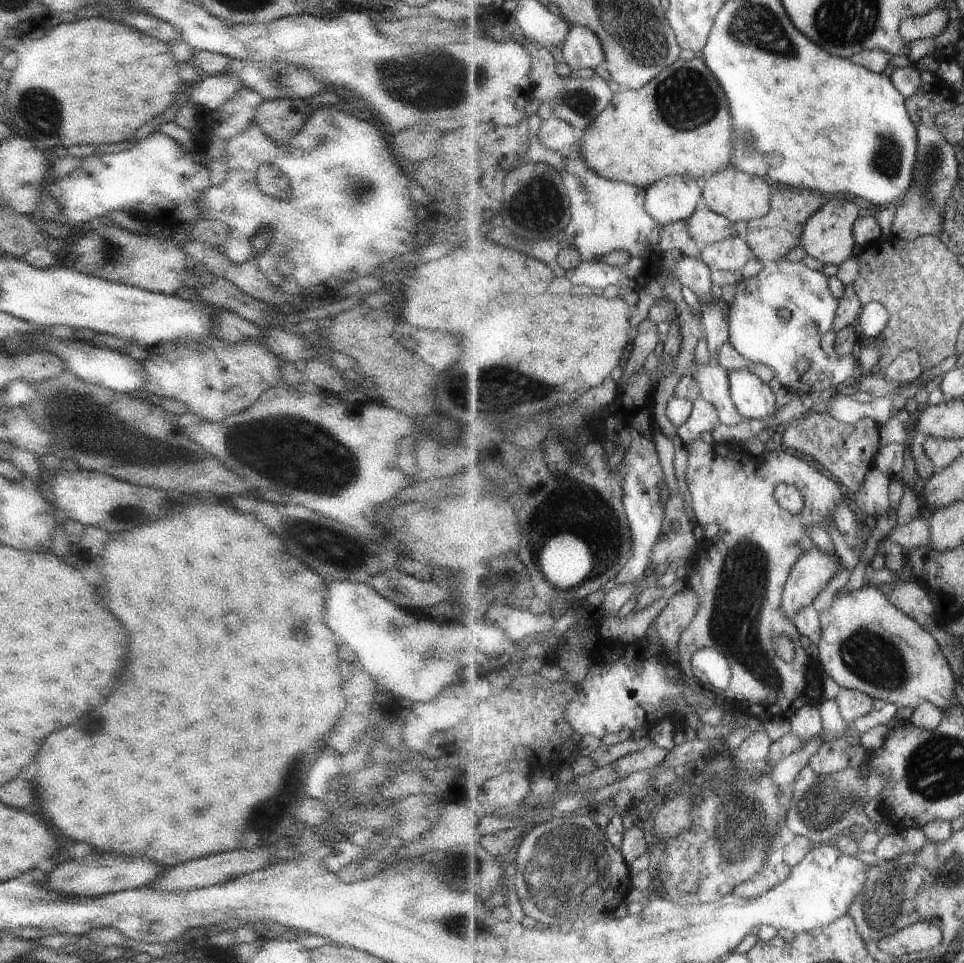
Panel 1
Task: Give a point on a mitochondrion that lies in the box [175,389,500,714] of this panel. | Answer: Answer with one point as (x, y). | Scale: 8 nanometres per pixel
(299, 454)

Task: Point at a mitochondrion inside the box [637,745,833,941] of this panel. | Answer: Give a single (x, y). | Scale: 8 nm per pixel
(738, 827)

